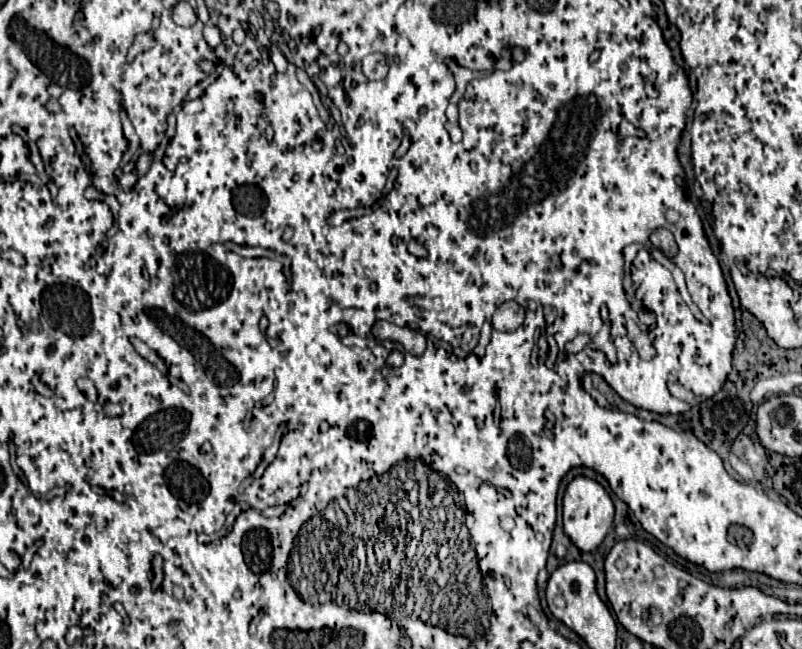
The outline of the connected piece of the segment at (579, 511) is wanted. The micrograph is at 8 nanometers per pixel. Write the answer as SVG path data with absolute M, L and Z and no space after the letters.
M578 476L568 484L562 504L564 504L564 532L570 536L570 540L584 552L598 548L614 520L614 504L610 494L596 480Z

